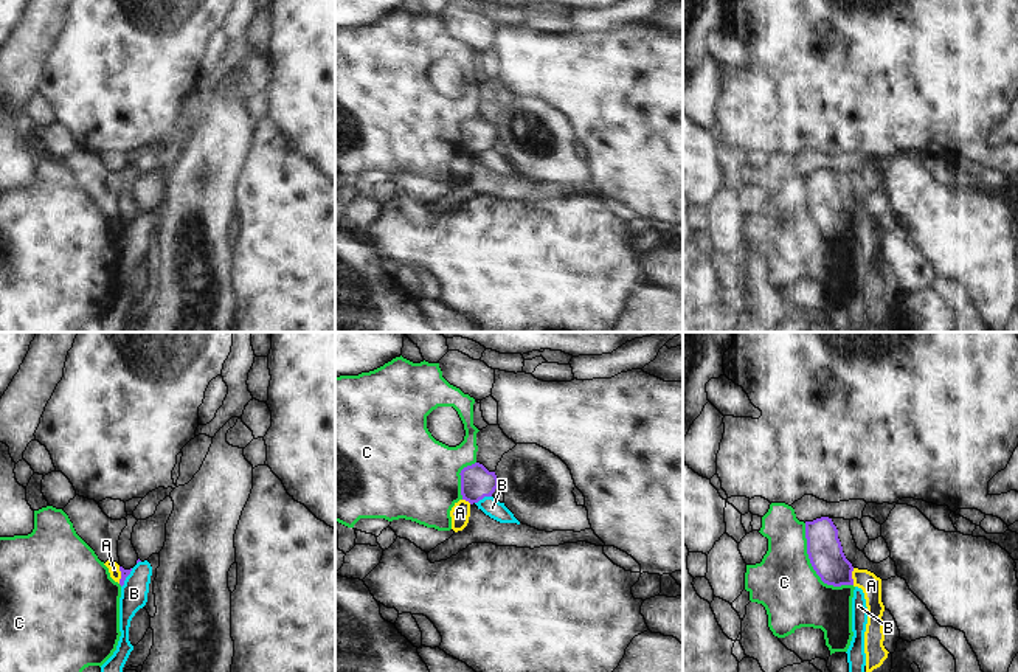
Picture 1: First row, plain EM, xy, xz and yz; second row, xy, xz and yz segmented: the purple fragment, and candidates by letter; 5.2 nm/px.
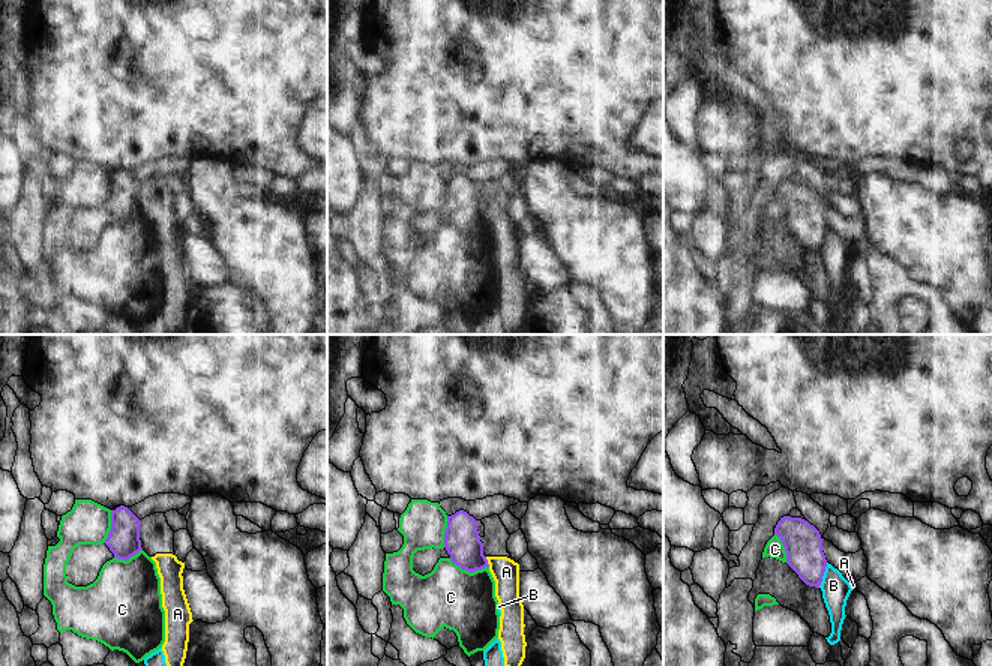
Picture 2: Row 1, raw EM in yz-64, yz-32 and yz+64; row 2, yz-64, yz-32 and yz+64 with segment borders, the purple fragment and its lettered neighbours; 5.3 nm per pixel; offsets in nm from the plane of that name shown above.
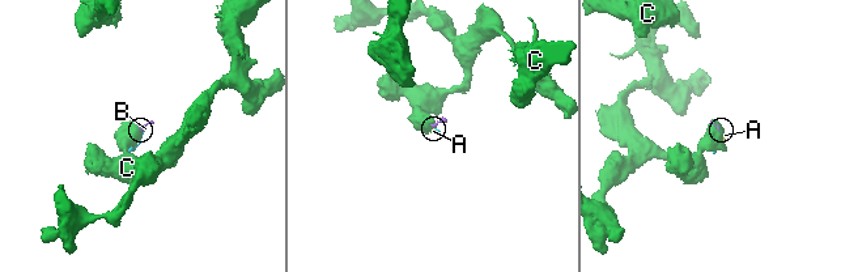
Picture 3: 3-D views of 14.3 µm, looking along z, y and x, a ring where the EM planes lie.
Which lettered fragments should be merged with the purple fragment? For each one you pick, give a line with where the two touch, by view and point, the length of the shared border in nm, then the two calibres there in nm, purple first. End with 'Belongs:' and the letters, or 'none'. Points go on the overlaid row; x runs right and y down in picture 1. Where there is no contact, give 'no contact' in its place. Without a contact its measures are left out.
Belongs: none

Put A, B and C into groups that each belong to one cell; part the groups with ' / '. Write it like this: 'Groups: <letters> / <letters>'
Groups: A / B / C.

